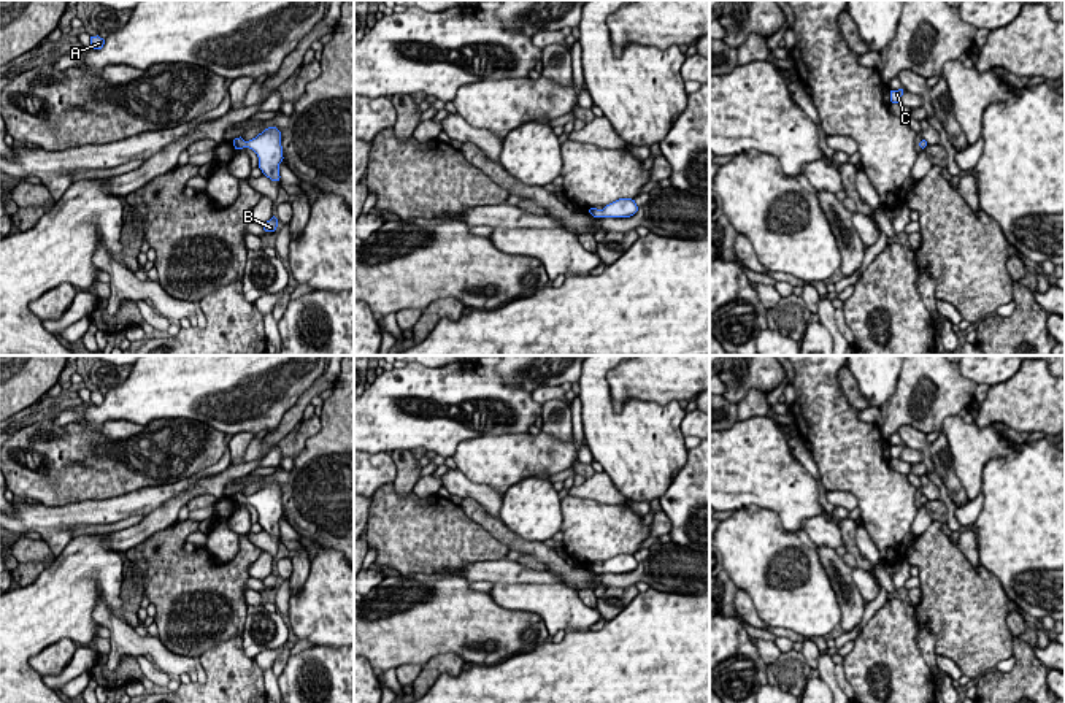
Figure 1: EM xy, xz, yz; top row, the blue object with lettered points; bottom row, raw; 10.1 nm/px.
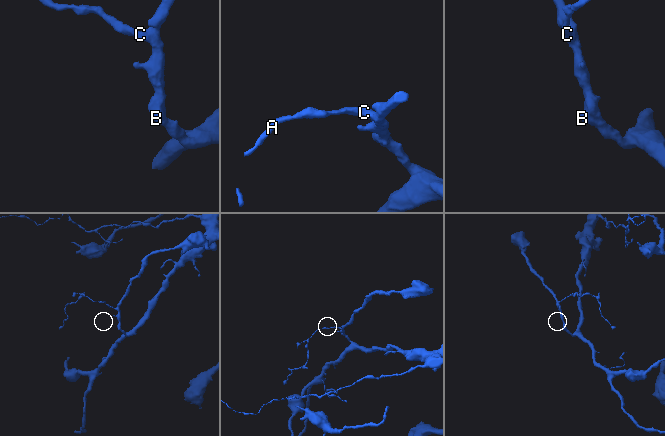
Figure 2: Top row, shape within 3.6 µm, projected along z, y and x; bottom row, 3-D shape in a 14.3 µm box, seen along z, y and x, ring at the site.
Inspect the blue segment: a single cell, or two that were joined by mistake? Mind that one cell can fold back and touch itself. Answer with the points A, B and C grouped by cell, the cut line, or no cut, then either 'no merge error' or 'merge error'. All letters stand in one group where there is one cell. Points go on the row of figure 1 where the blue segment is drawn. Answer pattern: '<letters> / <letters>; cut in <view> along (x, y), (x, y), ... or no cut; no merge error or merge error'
A B C; no cut; no merge error

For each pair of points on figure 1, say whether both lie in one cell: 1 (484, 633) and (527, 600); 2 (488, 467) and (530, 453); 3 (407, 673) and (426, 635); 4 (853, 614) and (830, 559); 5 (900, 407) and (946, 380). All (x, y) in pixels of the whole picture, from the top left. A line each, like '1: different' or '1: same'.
1: different
2: same
3: different
4: same
5: same

